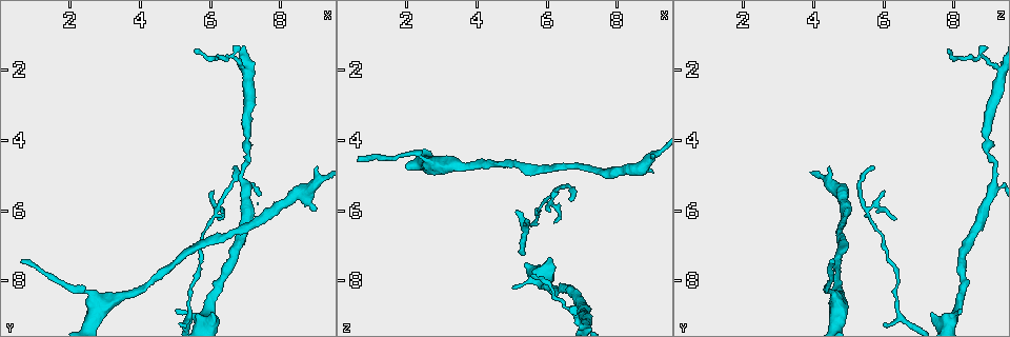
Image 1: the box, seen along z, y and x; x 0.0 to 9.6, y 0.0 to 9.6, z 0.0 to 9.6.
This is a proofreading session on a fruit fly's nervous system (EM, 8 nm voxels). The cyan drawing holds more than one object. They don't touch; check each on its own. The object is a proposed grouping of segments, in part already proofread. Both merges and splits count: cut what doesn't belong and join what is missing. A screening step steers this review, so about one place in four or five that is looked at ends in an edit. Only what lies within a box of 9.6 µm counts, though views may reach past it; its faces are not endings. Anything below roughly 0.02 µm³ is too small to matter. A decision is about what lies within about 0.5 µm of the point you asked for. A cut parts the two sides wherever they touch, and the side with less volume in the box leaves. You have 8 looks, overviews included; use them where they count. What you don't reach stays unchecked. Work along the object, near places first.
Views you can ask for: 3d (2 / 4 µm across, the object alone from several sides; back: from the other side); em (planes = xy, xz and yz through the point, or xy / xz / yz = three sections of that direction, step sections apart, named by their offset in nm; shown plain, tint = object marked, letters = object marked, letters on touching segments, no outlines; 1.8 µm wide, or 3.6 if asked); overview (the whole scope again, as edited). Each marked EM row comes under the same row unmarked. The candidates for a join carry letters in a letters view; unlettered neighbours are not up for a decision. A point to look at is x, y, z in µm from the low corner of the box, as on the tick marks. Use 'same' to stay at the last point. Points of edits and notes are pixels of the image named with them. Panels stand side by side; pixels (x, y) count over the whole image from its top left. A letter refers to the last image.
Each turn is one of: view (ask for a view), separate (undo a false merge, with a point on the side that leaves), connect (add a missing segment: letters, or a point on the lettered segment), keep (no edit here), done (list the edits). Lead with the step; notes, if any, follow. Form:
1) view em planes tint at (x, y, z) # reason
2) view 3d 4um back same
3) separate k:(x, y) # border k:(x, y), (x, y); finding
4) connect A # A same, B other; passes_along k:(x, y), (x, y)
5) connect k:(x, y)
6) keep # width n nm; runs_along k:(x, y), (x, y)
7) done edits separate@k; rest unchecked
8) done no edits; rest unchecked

view 3d 2um at (0.60, 7.50, 4.60) # tapers out

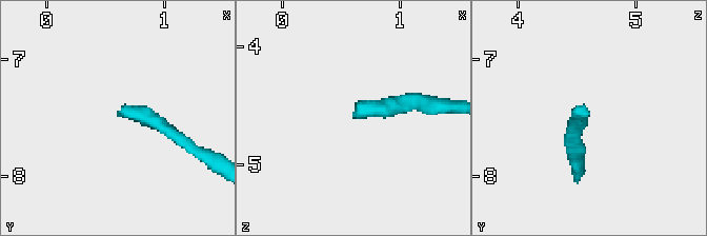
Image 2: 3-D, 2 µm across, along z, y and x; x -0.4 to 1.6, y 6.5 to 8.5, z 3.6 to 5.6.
view em planes letters at (0.60, 7.48, 4.60)

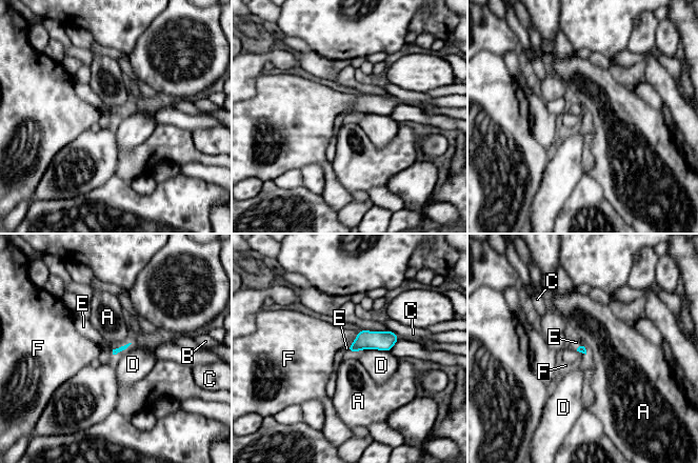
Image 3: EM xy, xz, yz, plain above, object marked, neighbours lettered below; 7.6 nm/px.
connect E # A other, B other, C other, D other, E same, F other; passes_along 3:(115, 351), (113, 351), (87, 330); it goes on there

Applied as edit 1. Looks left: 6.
view overview

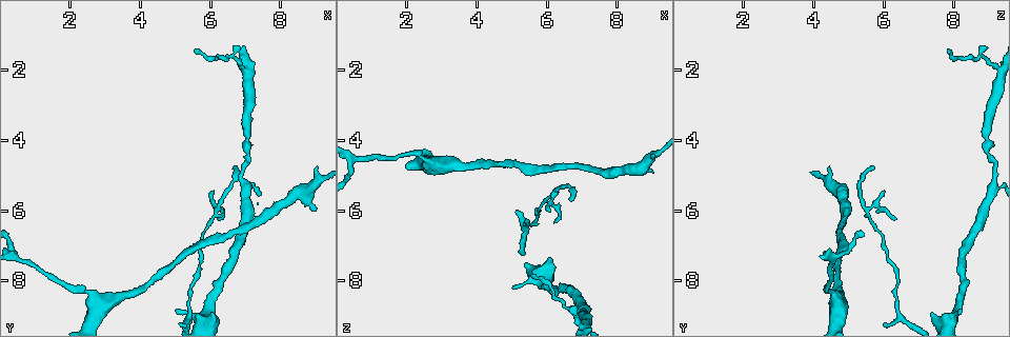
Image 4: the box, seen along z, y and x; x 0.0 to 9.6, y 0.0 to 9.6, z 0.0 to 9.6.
view em planes letters at (3.70, 8.40, 4.75) # thick turns thin

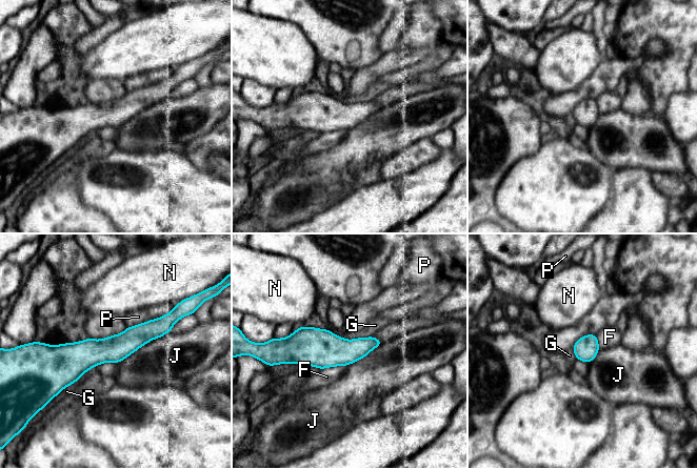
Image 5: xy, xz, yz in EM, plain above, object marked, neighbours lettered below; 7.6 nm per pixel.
keep # F other, G other, J other, N other, P other; runs_along 5:(170, 323), (114, 349), (51, 357); continuous, no second neuron

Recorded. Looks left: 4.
view em 3.6um planes letters at (6.70, 4.75, 5.70) # an open end

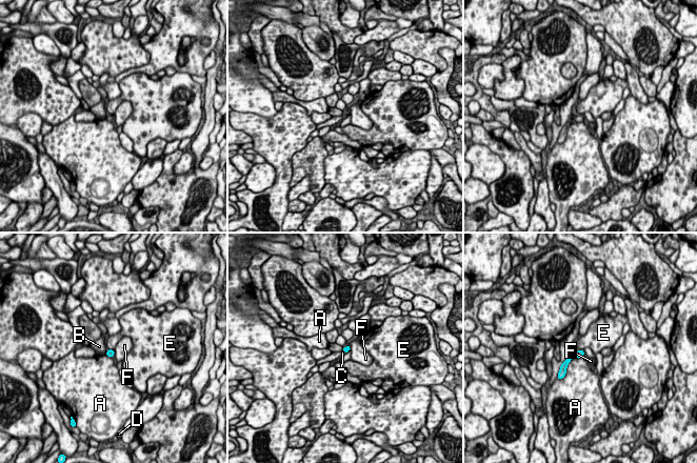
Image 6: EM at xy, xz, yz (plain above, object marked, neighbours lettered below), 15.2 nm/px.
keep # width 90 nm; A other, B other, C other, D other, E other, F other; runs_along 6:(580, 351), (564, 364), (560, 374); no lettered segment goes on from it

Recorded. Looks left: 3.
done edits connect@3; rest unchecked

